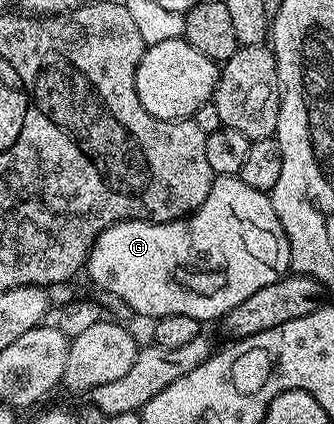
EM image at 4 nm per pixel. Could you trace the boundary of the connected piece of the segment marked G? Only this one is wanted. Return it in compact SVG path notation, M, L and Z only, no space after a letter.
M237 176L216 177L209 195L205 195L205 203L190 217L165 223L122 221L103 229L93 243L85 273L91 276L95 287L121 295L140 318L187 315L207 323L214 317L222 319L237 303L245 303L249 295L261 291L261 287L269 287L269 283L288 276L290 269L289 239L281 227L281 219L277 219L277 211L273 211L270 196L249 187Z

